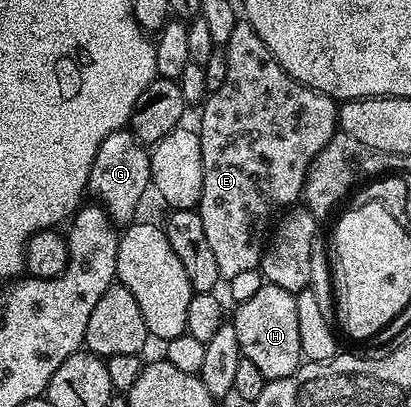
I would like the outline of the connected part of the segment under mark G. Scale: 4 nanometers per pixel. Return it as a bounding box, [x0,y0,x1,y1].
[87,128,151,224]

